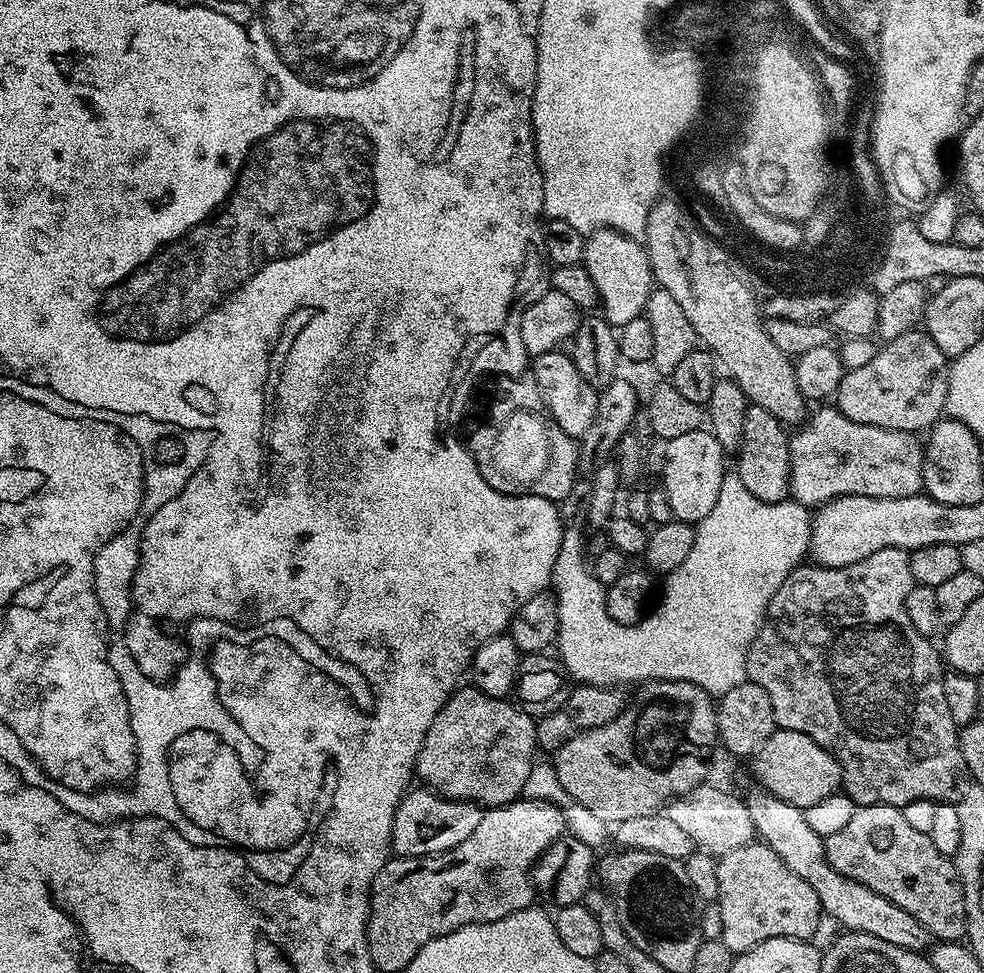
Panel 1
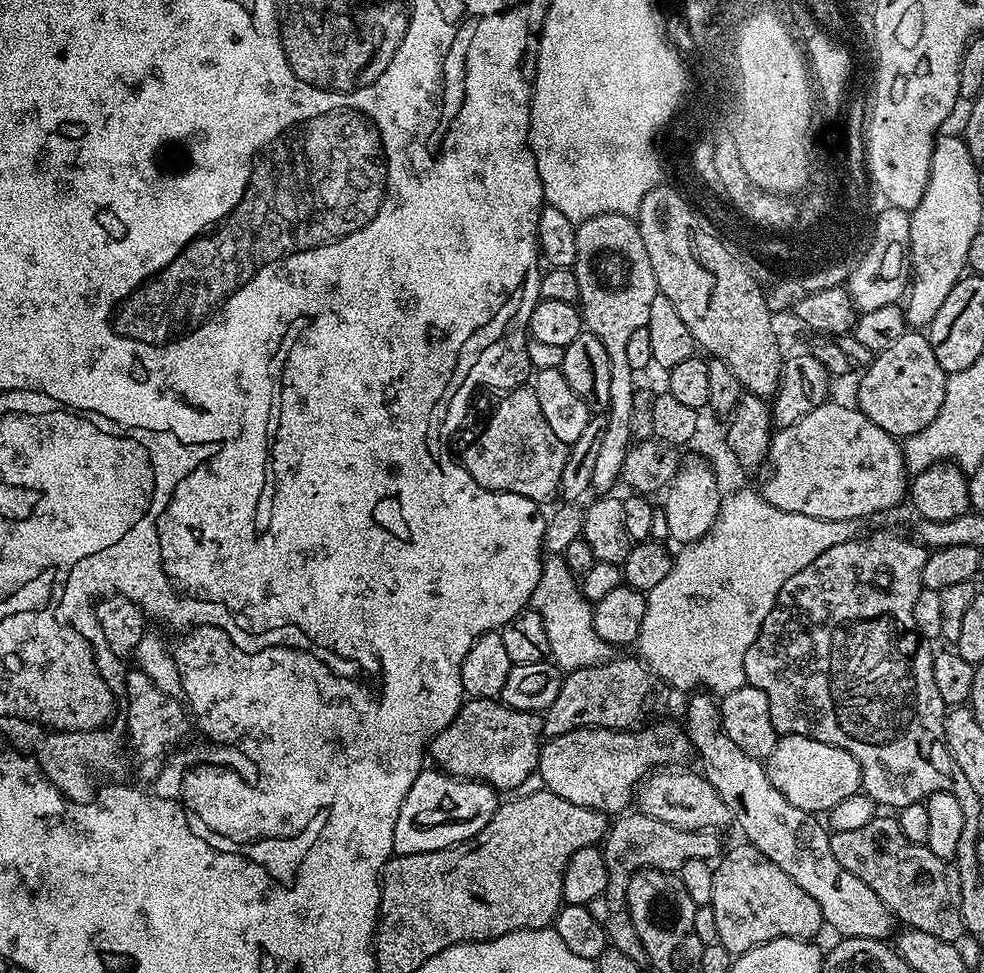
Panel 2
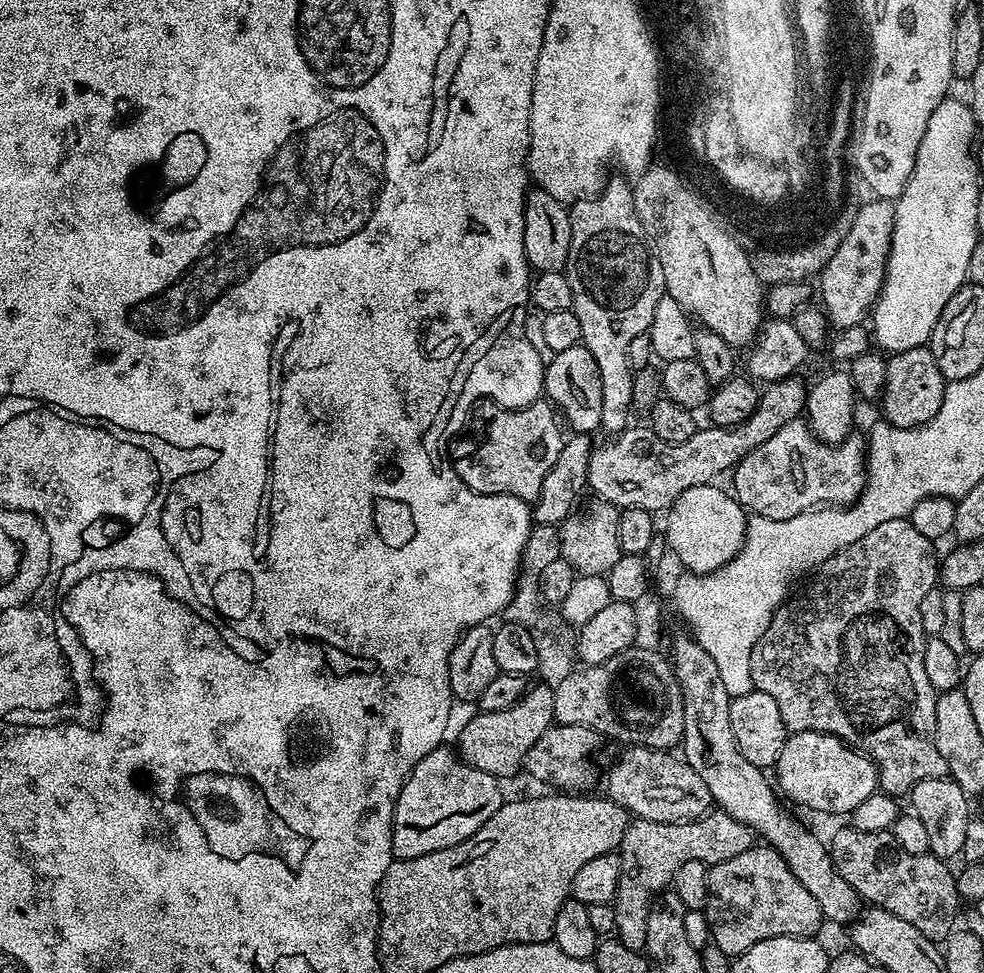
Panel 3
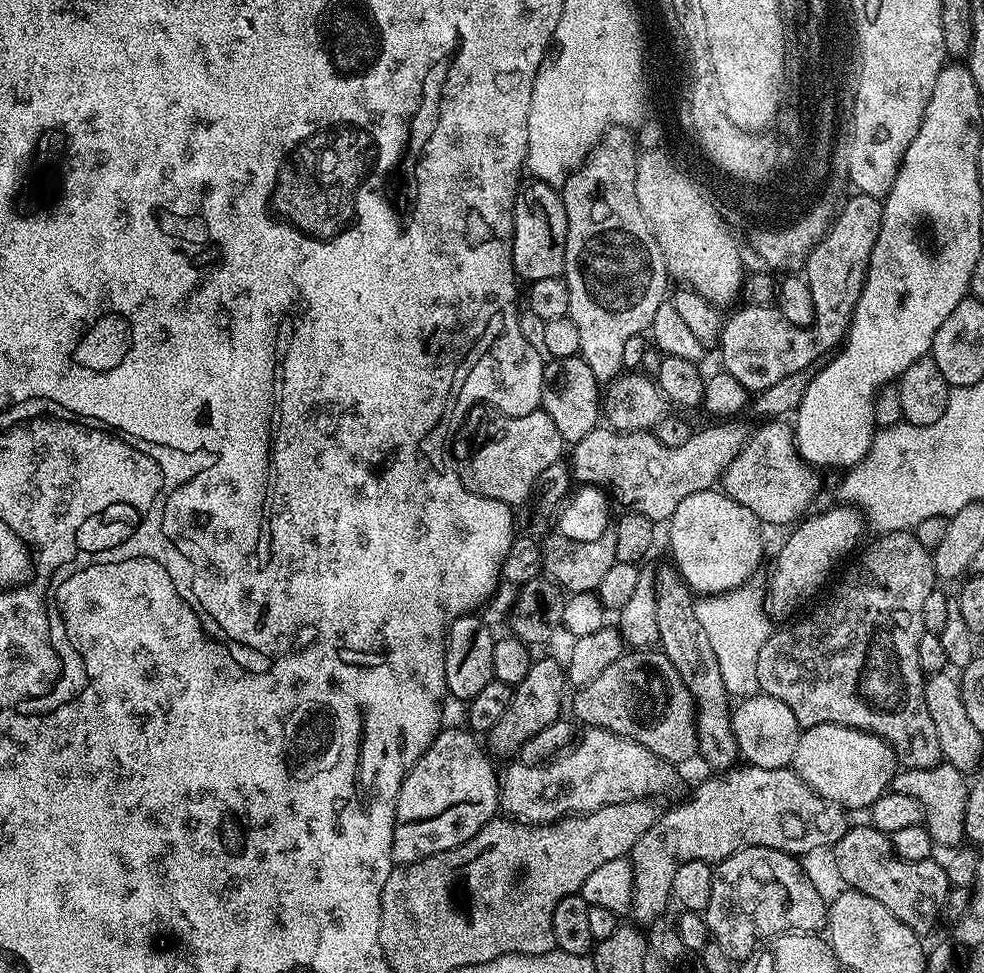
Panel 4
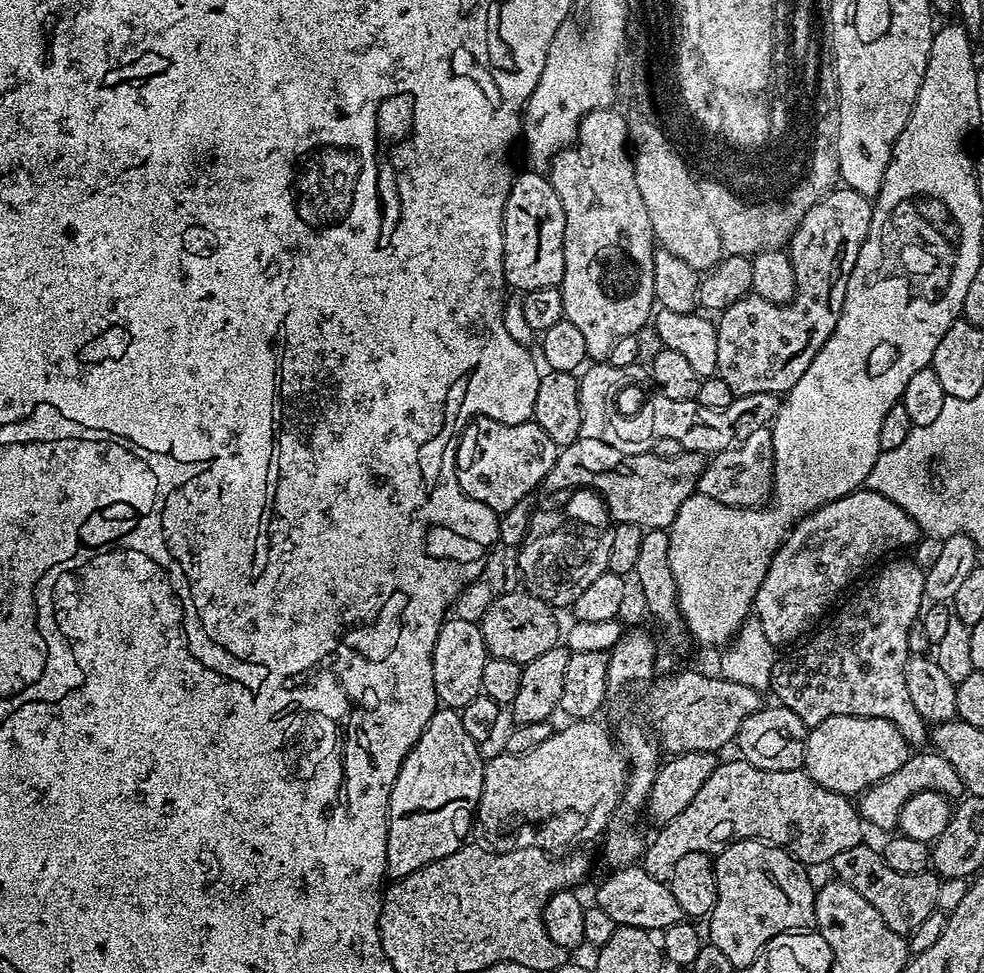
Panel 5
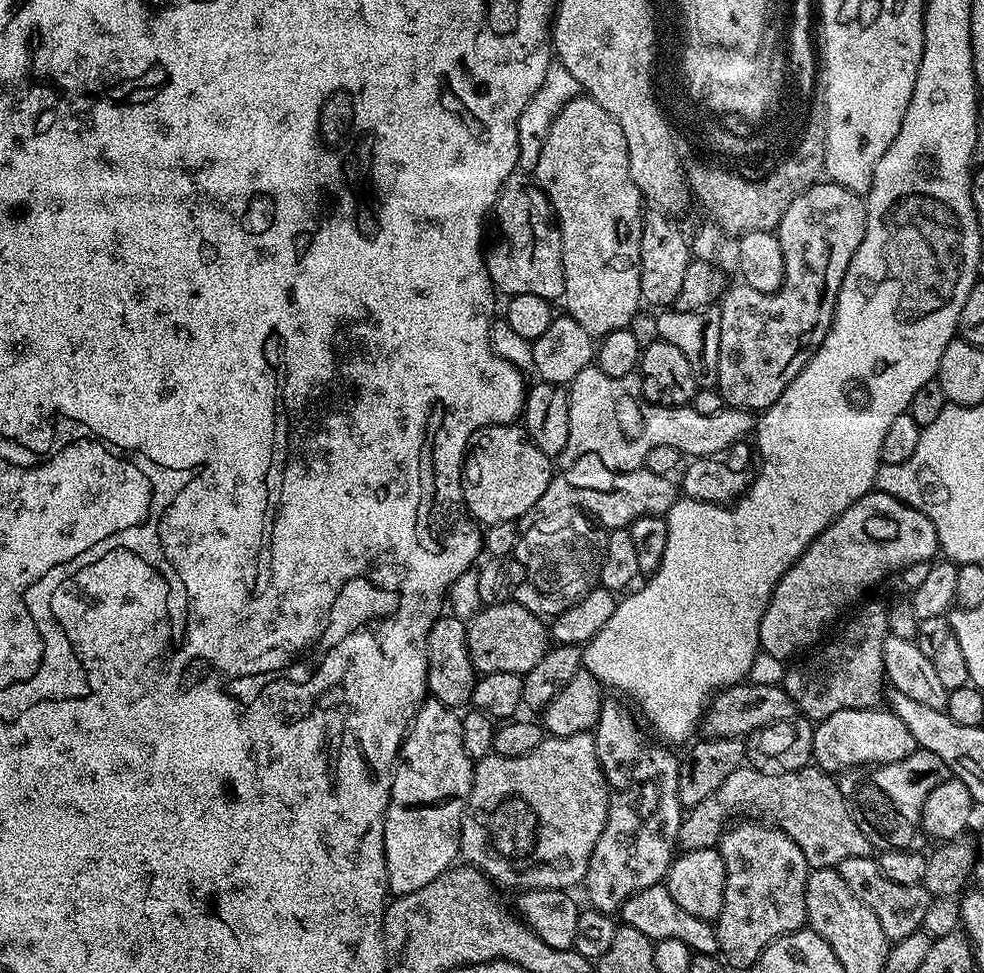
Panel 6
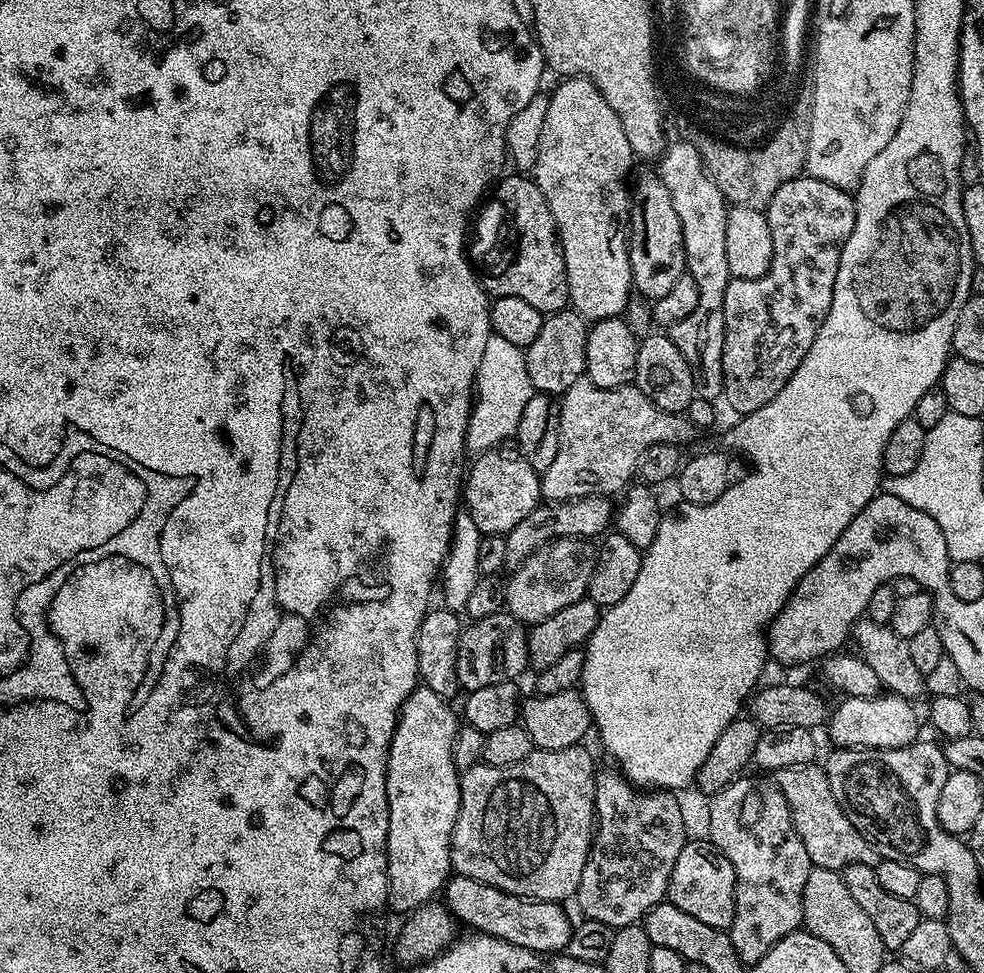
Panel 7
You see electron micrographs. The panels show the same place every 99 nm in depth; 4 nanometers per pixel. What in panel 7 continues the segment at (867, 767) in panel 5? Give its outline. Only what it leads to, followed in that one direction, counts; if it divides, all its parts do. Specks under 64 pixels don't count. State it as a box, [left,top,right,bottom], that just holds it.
[827,694,920,748]

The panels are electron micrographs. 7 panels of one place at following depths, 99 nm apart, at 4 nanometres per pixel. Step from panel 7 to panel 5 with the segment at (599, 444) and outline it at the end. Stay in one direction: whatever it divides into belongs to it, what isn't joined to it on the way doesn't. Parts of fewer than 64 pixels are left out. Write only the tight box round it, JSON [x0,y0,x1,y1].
[580,362,782,458]

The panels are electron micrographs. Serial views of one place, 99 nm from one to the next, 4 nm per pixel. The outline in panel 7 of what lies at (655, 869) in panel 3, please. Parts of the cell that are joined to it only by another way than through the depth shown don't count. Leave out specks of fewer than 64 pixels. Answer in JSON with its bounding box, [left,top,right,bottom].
[774,762,881,870]

